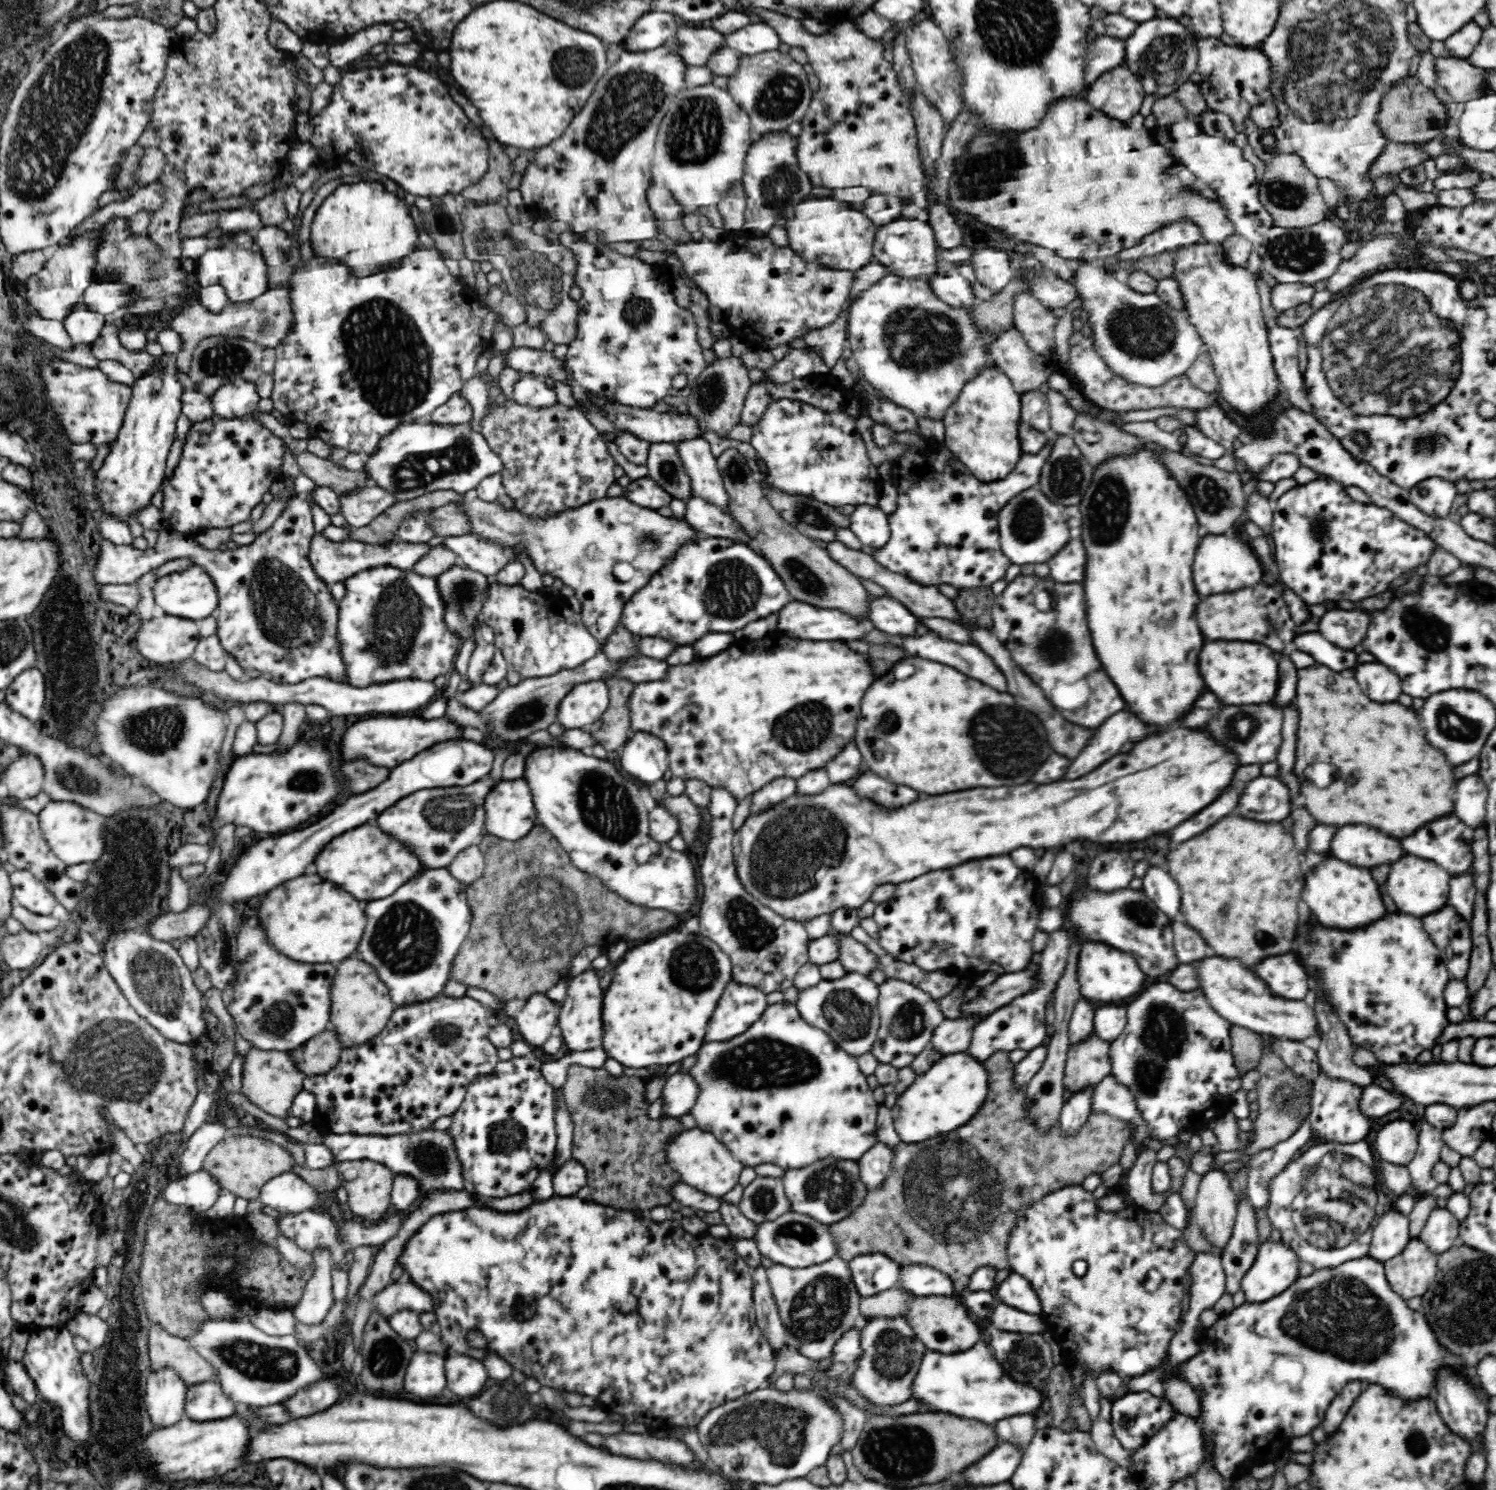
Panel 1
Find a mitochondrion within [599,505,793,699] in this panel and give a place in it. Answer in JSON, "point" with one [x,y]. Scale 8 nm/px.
{"point":[732,588]}

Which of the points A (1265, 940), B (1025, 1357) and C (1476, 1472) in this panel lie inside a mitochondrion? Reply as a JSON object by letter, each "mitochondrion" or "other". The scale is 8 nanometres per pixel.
{"A":"other","B":"mitochondrion","C":"other"}

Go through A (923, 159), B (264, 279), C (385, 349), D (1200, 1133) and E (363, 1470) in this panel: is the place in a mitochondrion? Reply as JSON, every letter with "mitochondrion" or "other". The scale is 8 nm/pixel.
{"A":"other","B":"other","C":"mitochondrion","D":"other","E":"mitochondrion"}

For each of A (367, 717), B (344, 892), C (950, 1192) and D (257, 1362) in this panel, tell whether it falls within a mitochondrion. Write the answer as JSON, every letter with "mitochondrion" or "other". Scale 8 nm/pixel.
{"A":"other","B":"other","C":"mitochondrion","D":"mitochondrion"}

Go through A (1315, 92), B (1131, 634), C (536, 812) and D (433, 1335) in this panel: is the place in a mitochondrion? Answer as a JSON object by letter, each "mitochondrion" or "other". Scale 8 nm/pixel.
{"A":"mitochondrion","B":"other","C":"other","D":"other"}

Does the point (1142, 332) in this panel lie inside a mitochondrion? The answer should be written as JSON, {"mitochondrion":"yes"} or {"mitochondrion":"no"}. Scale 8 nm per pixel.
{"mitochondrion":"yes"}

